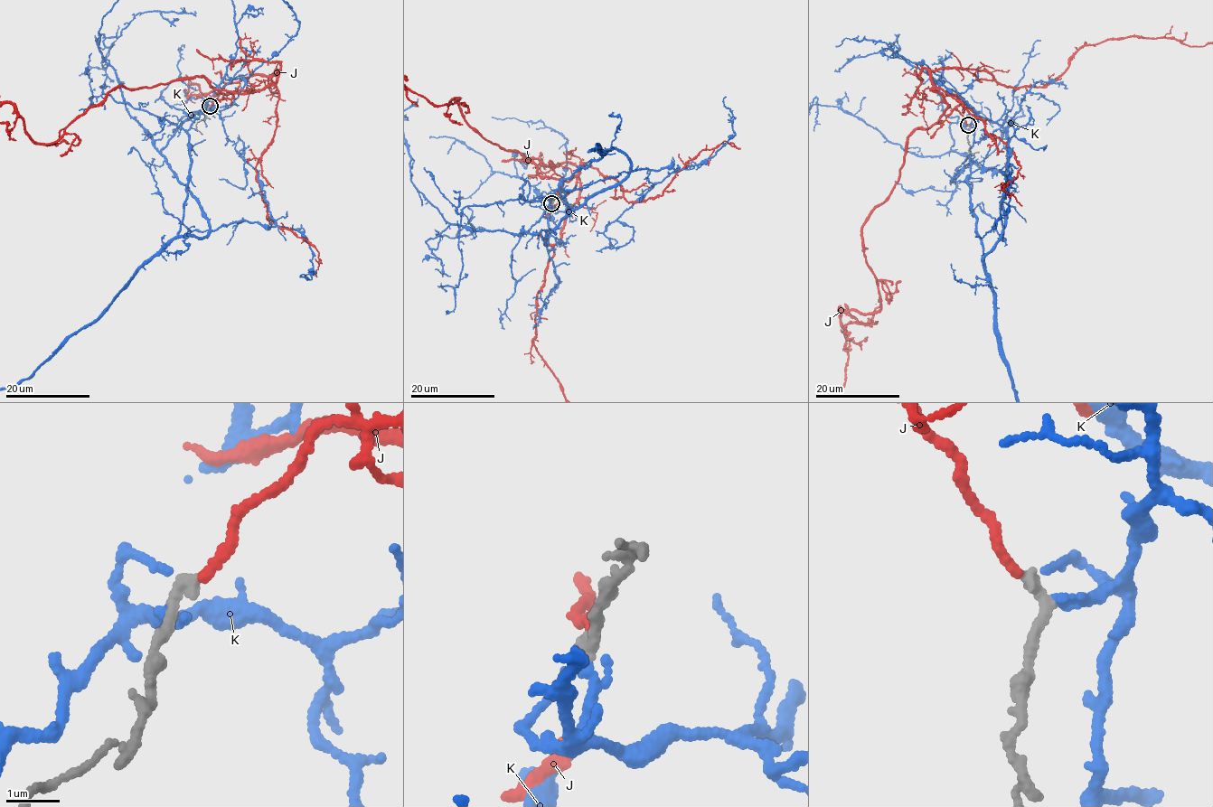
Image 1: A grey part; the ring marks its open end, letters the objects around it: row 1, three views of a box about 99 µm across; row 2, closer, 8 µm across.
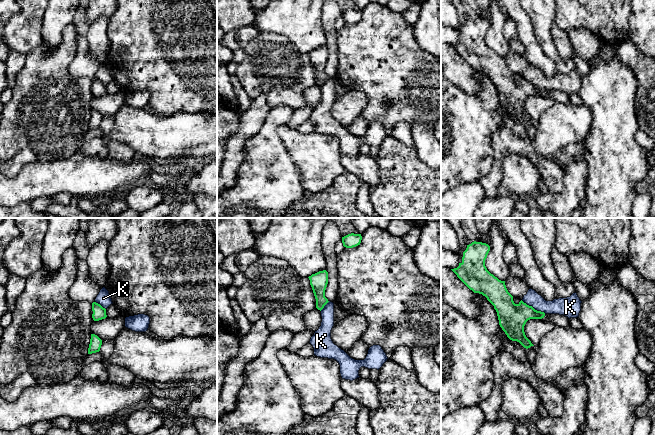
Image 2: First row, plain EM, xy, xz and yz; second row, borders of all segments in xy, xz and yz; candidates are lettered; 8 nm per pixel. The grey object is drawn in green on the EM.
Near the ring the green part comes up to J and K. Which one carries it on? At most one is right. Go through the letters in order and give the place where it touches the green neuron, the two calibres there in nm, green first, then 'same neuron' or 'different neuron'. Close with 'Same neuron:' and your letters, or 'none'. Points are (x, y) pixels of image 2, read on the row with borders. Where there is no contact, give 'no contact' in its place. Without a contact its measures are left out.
J: no contact; same neuron
K: contact yz (532, 307); calibres 220 and 140 nm; different neuron
Same neuron: J

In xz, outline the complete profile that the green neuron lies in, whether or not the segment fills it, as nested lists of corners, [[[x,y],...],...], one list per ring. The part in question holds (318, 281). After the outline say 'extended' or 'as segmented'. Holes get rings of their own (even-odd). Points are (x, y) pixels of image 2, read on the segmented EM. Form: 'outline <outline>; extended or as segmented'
outline [[[326,270],[319,271],[308,278],[316,299],[316,308],[321,311],[329,302],[325,297],[325,290],[328,284],[328,272]]]; as segmented

